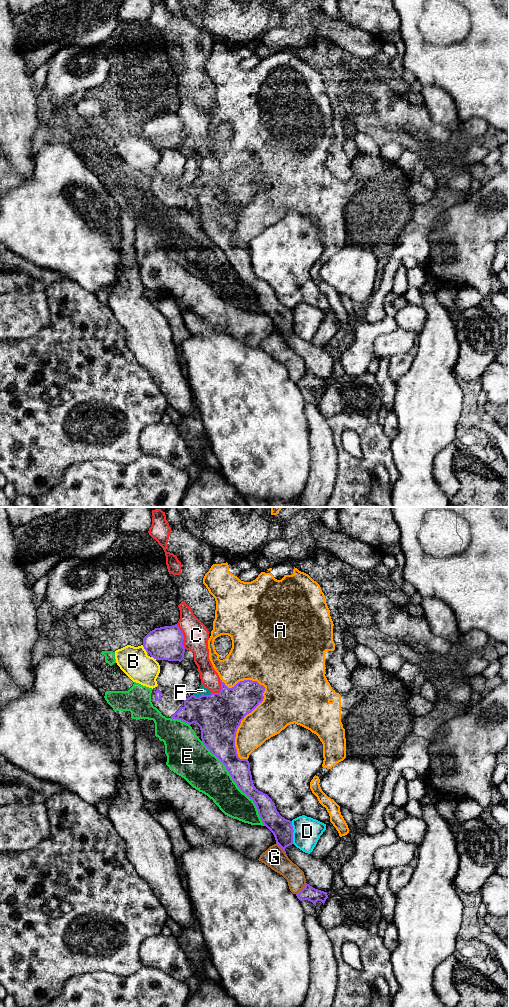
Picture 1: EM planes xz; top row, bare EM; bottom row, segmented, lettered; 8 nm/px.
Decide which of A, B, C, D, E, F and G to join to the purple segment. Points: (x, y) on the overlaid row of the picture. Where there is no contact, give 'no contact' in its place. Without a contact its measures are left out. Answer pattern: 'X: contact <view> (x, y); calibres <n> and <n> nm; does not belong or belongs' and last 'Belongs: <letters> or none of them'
A: contact xz (261, 701); calibres 280 and 440 nm; does not belong
B: contact xz (144, 648); calibres 280 and 240 nm; does not belong
C: contact xz (183, 636); calibres 280 and 200 nm; does not belong
D: contact xz (293, 831); calibres 170 and 220 nm; does not belong
E: contact xz (236, 783); calibres 170 and 300 nm; does not belong
F: contact xz (202, 694); calibres 360 and 60 nm; does not belong
G: contact xz (282, 848); calibres 170 and 180 nm; does not belong
Belongs: none of them

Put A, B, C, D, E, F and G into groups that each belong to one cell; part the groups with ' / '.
A / B / C F / D / E / G

